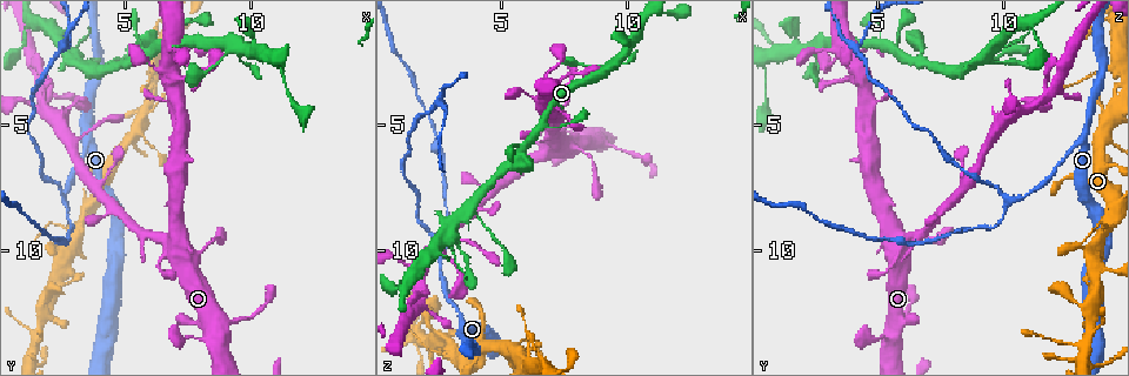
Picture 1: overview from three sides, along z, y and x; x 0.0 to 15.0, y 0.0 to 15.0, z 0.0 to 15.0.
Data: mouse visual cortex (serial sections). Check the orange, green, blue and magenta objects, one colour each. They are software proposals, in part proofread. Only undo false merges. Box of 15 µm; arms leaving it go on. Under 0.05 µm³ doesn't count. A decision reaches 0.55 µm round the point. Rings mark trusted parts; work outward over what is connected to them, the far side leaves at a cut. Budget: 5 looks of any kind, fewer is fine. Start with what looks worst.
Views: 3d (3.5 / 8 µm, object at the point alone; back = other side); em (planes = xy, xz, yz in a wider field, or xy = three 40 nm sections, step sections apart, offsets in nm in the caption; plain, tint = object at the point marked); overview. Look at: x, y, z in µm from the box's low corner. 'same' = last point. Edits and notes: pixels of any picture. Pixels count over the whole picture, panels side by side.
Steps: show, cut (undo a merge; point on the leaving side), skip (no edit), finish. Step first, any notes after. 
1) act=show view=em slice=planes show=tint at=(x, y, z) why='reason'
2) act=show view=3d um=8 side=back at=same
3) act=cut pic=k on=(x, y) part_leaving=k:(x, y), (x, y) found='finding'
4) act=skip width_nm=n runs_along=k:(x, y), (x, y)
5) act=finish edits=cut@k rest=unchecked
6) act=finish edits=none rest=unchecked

act=show view=em slice=xy step=2 show=tint at=(2.6, 7.8, 10.5) why='a fork'

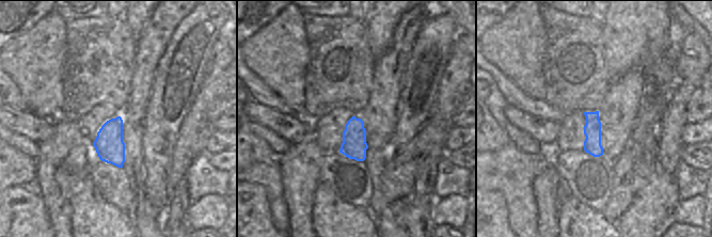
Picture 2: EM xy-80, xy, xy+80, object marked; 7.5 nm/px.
act=show view=3d um=3.5 at=same

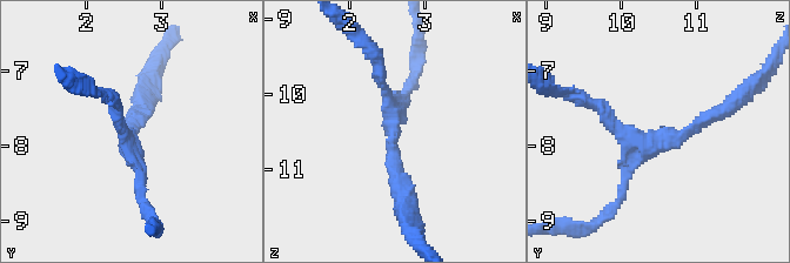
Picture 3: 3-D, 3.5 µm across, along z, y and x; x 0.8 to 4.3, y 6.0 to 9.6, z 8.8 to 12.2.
act=skip width_nm=190 runs_along=3:(403, 203), (381, 71) found='continuous, no second cell'

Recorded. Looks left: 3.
act=show view=3d um=3.5 at=(2.5, 2.0, 4.2)

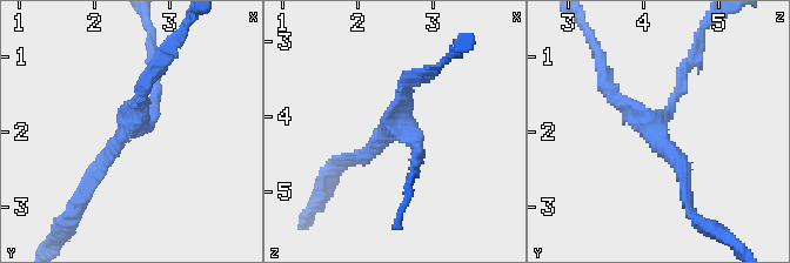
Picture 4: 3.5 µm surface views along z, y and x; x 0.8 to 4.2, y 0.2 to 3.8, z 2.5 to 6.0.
act=show view=em slice=xy step=2 show=tint at=(2.45, 1.95, 4.20) arms=3 arm_widths_nm=150,200,200

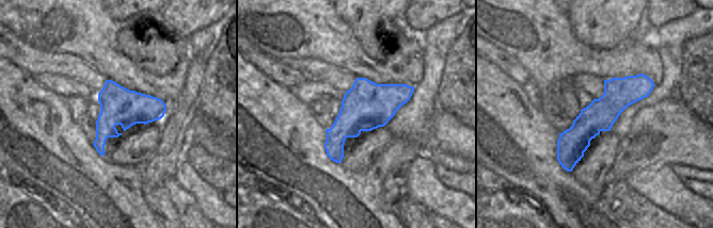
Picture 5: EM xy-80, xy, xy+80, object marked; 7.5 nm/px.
act=skip runs_along=5:(645, 78), (572, 143), (569, 168) found='continuous, no second cell'

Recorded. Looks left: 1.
act=finish edits=none rest=unchecked

